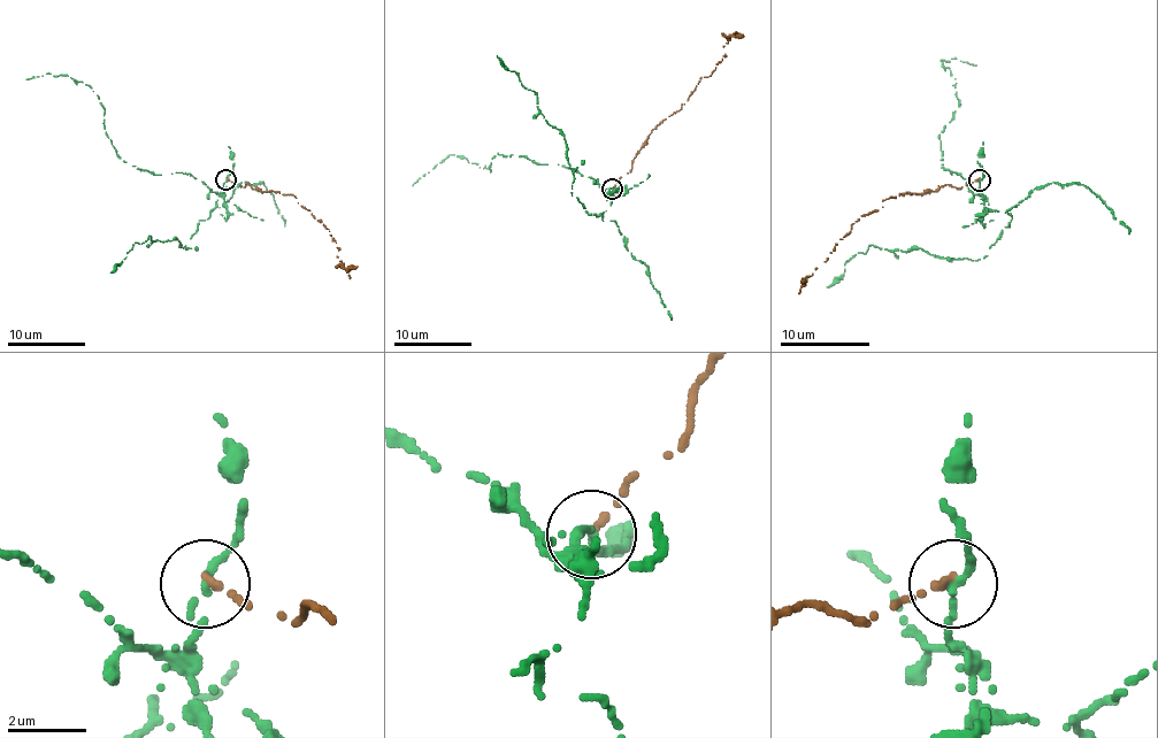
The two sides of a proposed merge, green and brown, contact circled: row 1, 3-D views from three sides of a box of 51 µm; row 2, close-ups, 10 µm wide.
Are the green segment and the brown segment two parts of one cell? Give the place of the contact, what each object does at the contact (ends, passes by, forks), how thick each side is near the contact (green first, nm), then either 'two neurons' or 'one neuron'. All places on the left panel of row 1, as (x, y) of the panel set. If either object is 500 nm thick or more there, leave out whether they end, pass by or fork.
(225, 179) | green ends | brown ends | 260/180 nm | two neurons

